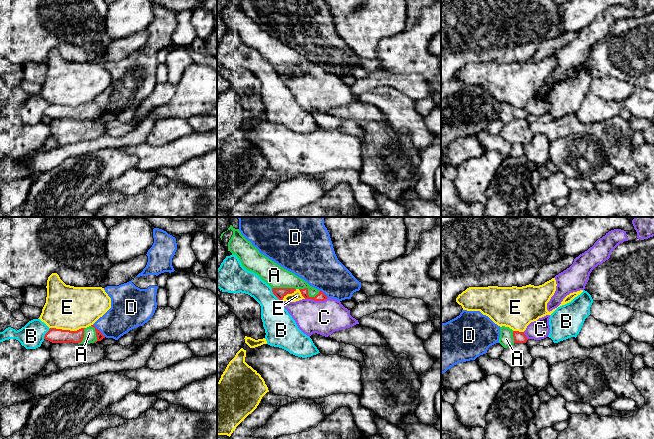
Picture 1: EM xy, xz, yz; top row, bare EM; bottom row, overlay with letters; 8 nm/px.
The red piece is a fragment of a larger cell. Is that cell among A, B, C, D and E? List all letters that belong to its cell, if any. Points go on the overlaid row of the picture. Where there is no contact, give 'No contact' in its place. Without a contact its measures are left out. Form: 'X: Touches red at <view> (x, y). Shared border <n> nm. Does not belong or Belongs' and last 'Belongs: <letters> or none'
A: Touches red at xz (307, 293). Shared border 170 nm. Belongs
B: Touches red at xz (274, 294). Shared border 130 nm. Does not belong
C: Touches red at xz (316, 300). Shared border 180 nm. Belongs
D: Touches red at xy (98, 330). Shared border 140 nm. Does not belong
E: Touches red at xy (67, 330). Shared border 280 nm. Does not belong
Belongs: A, C

